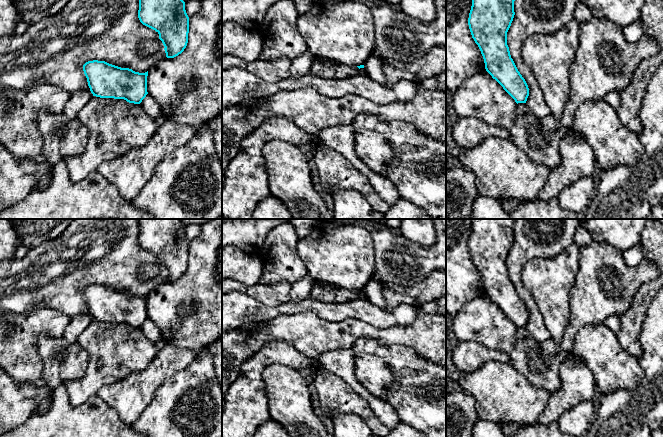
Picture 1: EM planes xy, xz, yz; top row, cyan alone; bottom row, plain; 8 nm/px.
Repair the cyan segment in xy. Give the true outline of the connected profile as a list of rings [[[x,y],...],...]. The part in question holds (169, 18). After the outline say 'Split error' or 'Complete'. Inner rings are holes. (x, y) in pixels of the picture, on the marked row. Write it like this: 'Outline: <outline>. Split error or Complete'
Outline: [[[139,0],[138,18],[159,34],[167,58],[184,51],[188,43],[189,17],[183,0]]]. Complete

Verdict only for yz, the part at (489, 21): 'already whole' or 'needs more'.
already whole

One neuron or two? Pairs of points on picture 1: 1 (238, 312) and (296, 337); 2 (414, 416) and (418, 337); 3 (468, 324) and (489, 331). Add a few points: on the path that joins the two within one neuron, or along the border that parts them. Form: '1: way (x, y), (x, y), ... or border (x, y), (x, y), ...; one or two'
1: border (283, 315), (237, 327); two
2: border (395, 345), (410, 347), (435, 364); two
3: way (473, 324), (482, 324), (484, 326); one

